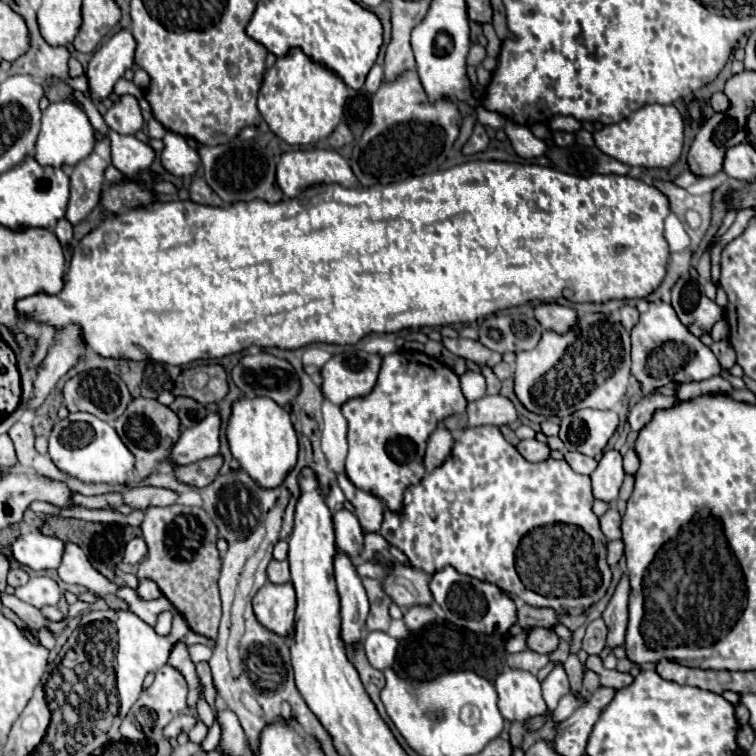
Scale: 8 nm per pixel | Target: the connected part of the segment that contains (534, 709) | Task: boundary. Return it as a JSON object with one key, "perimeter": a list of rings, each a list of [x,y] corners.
{"perimeter":[[[506,670],[496,678],[496,690],[500,696],[500,712],[506,720],[526,722],[532,716],[546,712],[540,682],[534,674],[524,670]]]}

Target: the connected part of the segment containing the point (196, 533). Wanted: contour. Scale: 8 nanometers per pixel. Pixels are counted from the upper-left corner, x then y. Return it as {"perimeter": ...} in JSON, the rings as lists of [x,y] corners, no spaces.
{"perimeter":[[[172,504],[168,508],[146,508],[140,528],[148,546],[148,556],[140,562],[138,576],[156,580],[162,594],[182,614],[190,630],[216,640],[222,618],[218,594],[222,558],[216,548],[216,524],[206,516],[204,508]]]}

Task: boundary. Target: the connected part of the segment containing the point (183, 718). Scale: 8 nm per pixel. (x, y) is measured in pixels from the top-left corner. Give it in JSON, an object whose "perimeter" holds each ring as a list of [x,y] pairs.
{"perimeter":[[[180,714],[180,716],[176,716],[176,718],[164,728],[164,738],[176,738],[180,732],[188,732],[194,724],[196,724],[194,716]]]}

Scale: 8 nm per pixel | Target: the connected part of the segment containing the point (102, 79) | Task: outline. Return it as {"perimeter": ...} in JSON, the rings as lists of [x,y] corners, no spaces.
{"perimeter":[[[120,28],[90,60],[88,80],[92,98],[104,100],[112,92],[118,78],[124,76],[126,68],[132,66],[136,40],[128,28]]]}

